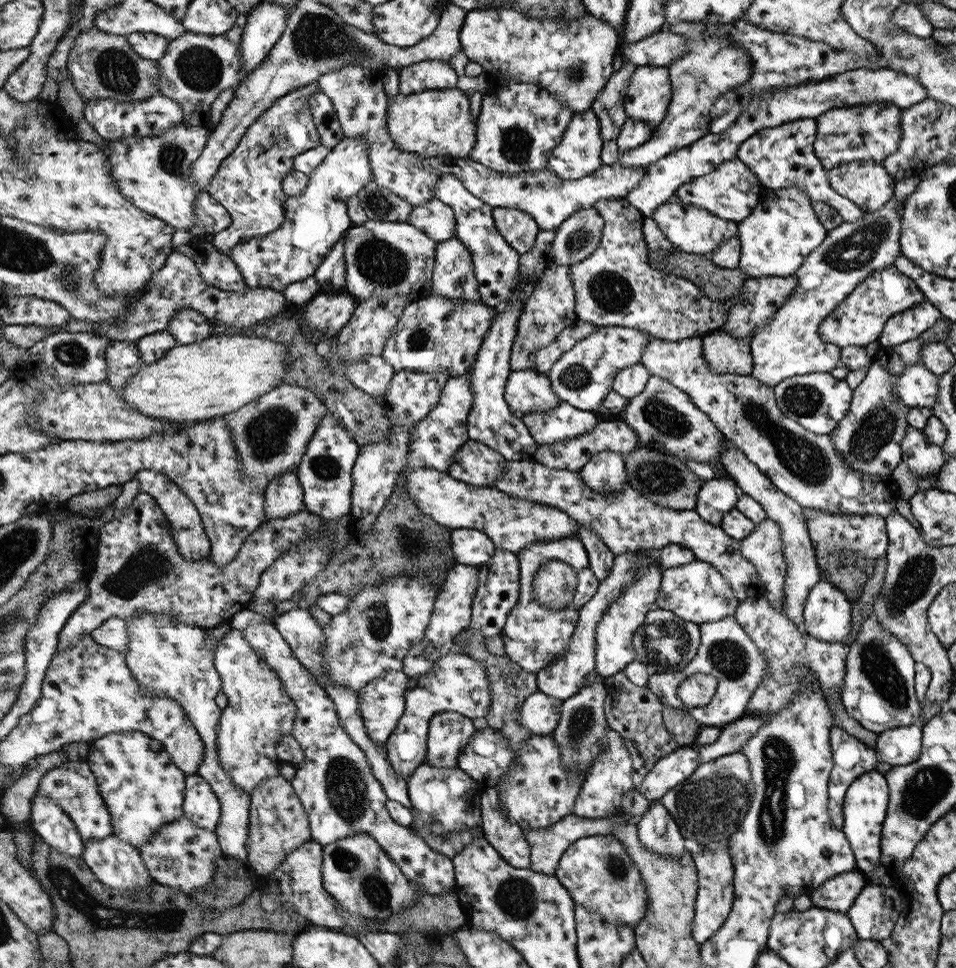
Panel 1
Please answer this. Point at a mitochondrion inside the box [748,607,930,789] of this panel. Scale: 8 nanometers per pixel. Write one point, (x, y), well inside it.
(879, 668)

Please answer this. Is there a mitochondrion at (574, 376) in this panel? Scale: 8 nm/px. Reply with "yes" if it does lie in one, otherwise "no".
yes

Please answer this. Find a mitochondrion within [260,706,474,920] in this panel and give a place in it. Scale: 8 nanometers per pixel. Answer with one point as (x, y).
(345, 787)

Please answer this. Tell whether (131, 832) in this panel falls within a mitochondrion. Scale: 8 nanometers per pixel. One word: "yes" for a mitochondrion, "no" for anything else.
no

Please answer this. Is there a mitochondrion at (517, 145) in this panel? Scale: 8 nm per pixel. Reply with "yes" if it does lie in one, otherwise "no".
yes

